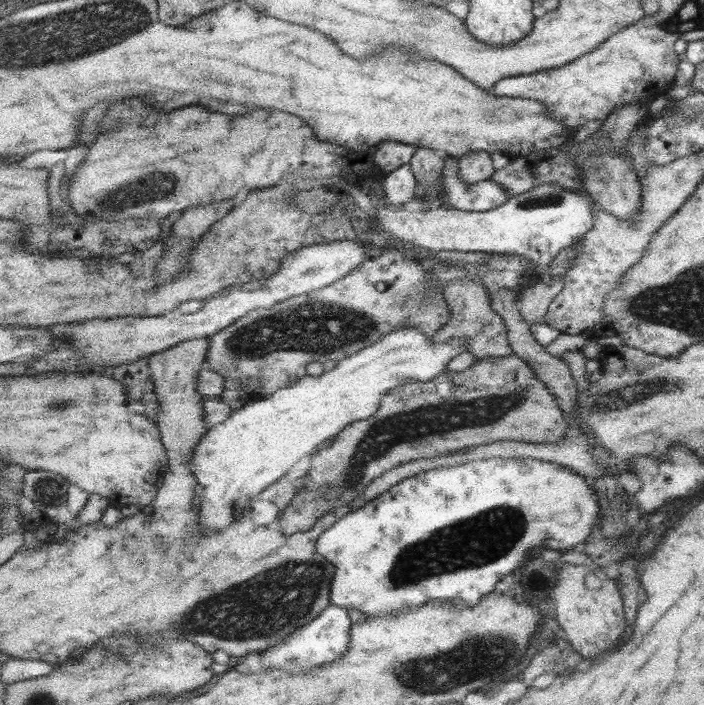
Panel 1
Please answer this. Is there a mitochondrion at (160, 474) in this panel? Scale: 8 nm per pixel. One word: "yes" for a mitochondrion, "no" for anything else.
no

